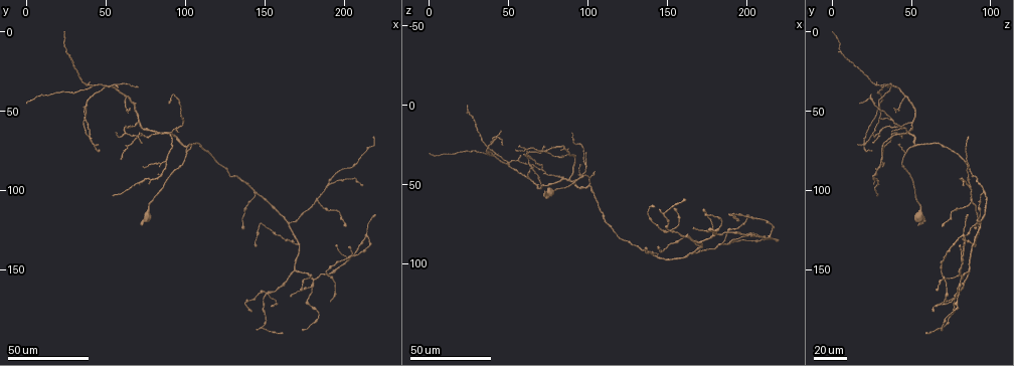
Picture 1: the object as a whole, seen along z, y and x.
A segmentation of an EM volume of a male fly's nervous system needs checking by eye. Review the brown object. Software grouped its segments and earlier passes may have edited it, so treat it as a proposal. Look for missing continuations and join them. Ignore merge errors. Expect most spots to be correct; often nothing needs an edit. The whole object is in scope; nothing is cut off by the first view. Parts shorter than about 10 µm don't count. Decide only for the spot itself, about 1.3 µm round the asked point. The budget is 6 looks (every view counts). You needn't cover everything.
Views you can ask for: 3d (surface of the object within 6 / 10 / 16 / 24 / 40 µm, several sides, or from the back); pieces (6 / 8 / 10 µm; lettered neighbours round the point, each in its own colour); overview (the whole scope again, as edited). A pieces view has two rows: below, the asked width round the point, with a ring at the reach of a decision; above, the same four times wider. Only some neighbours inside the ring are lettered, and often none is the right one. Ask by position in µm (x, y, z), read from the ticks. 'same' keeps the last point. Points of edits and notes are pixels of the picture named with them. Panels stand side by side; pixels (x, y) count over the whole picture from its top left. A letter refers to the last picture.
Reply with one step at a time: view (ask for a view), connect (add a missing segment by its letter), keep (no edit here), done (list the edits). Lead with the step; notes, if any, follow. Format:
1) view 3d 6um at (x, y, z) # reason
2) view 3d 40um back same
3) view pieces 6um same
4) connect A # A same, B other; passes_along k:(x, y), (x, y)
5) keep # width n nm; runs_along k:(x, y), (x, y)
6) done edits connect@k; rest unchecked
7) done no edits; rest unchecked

view 3d 40um at (66, 48, 38) # free end

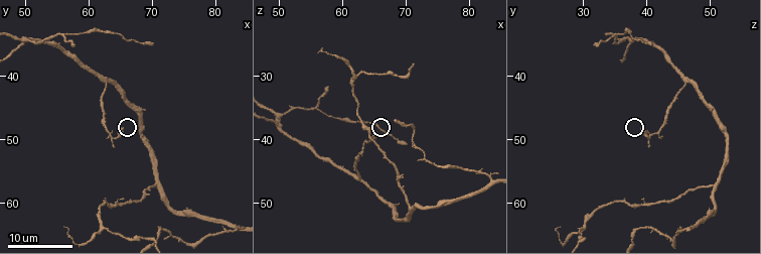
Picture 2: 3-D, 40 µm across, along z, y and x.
view pieces 10um at (65.0, 48.0, 39.5)

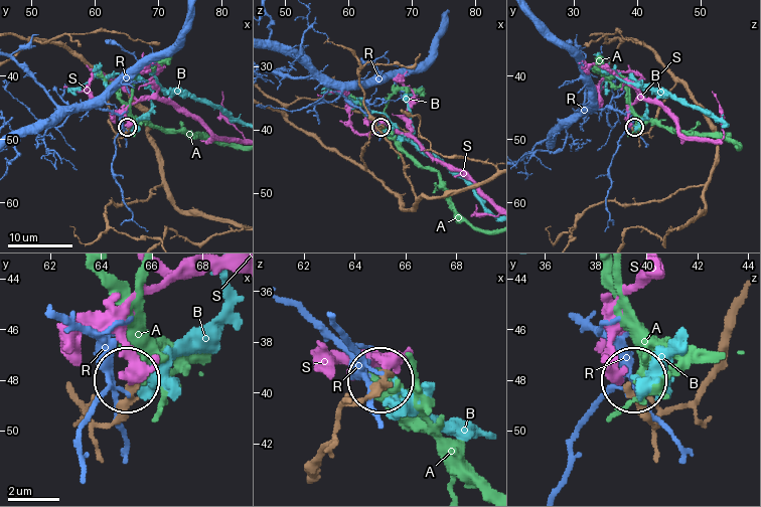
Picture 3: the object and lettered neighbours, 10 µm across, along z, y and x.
keep # A other, B other, R other, S other; runs_along 3:(71, 396), (105, 421), (115, 415), (124, 385); none of them fits

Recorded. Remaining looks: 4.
view 3d 24um at (45, 72, 16) # long arm stops here

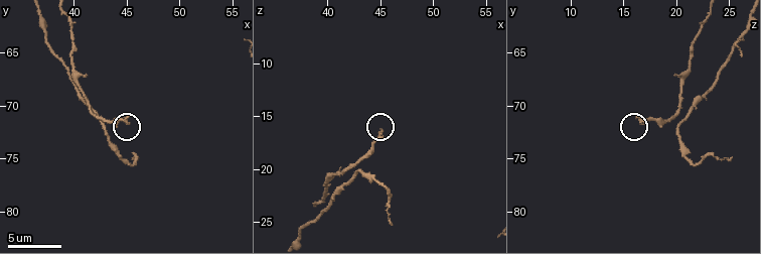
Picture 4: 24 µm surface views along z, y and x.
view pieces 8um at (45.0, 71.2, 16.4)

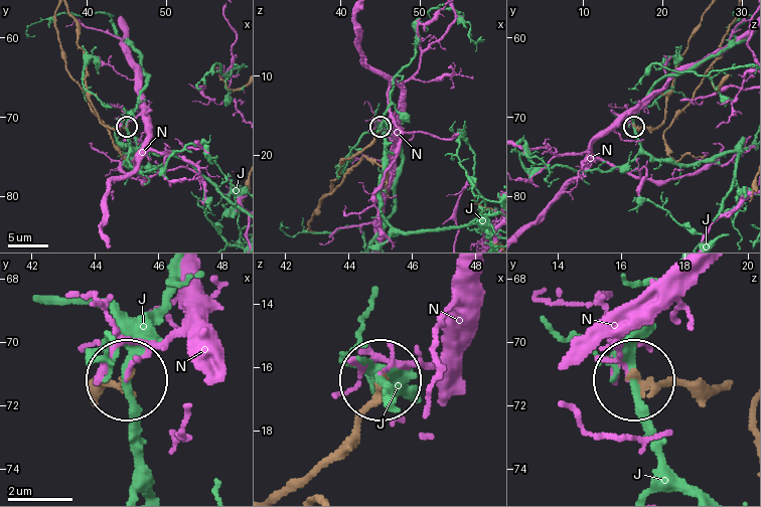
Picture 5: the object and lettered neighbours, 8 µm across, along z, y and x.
keep # width 190 nm; J other, N other; runs_along 5:(78, 33), (86, 92), (97, 116), (112, 128), (126, 126); none of them fits

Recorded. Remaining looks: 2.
view 3d 24um at (59, 81, 31) # tapers out

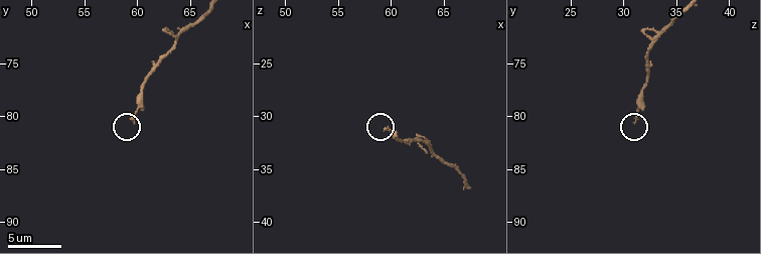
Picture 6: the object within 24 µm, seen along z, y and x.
view pieces 10um at (59.6, 80.8, 31.0)

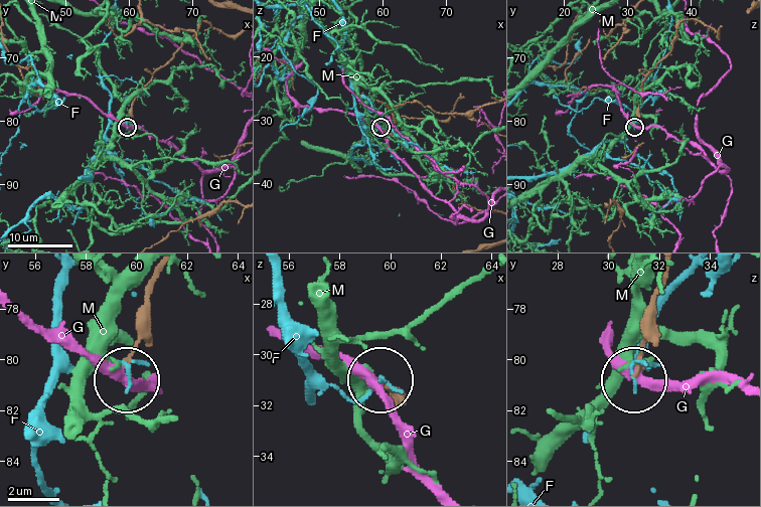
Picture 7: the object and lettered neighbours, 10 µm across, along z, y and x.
keep # F other, G other, M other; runs_along 7:(161, 272), (131, 373); no lettered segment goes on from it

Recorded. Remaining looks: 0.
done no edits; rest unchecked

